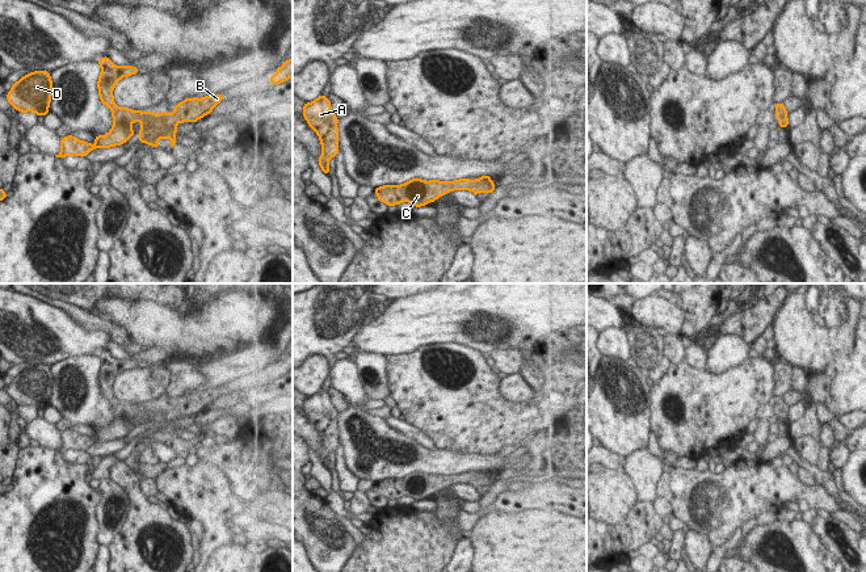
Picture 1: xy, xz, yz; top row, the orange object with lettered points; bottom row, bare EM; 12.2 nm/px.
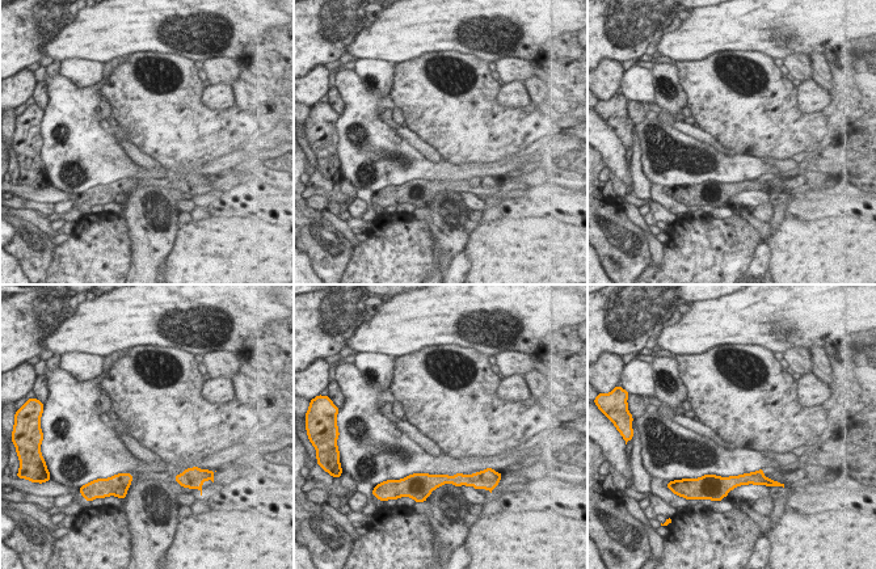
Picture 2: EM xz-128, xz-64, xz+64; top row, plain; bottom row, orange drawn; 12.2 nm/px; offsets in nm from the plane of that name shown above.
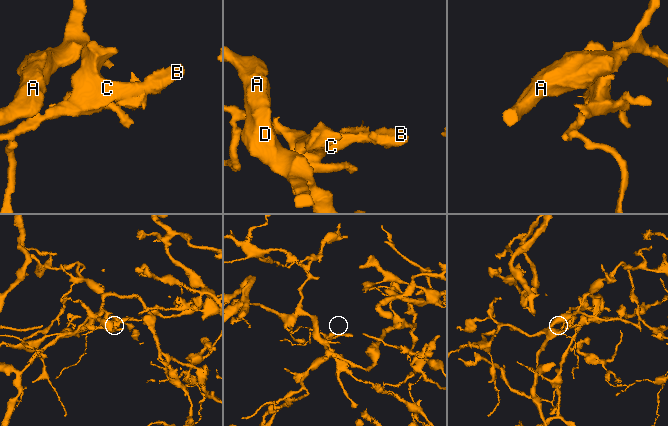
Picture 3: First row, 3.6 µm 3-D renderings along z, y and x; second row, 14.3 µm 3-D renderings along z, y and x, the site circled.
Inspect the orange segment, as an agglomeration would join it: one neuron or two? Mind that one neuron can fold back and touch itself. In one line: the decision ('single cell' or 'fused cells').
single cell

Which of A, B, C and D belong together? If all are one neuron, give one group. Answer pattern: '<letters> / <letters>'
A B C D

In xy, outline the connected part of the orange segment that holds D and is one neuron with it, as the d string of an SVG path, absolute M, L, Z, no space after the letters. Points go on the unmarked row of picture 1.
M35 365L22 370L5 390L17 405L34 405L38 411L49 407L52 375L49 365Z

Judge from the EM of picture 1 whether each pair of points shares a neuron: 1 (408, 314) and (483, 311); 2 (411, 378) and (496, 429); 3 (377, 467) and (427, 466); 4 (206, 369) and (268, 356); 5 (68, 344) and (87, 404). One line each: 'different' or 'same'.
1: same
2: same
3: same
4: same
5: different

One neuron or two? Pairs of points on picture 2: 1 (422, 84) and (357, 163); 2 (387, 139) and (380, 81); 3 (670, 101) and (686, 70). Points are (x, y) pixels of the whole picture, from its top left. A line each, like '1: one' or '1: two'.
1: two
2: two
3: two

